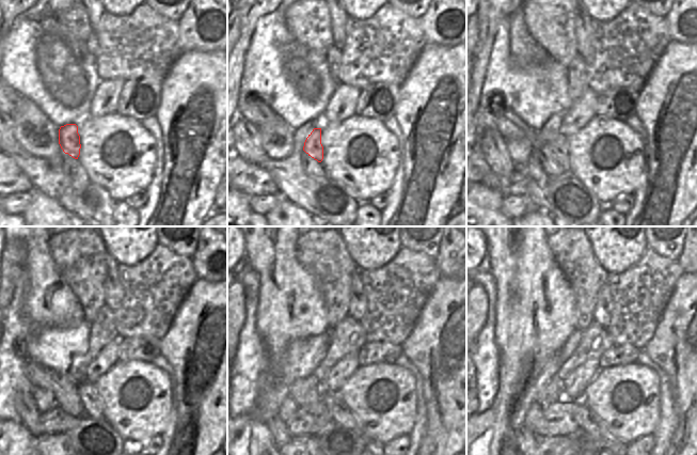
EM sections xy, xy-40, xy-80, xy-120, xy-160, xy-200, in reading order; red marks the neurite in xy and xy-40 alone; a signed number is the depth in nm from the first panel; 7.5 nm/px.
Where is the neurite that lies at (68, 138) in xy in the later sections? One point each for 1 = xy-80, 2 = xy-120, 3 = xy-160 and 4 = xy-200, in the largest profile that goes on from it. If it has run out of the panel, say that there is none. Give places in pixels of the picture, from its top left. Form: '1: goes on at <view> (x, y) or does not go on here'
1: goes on at xy-80 (558, 146)
2: goes on at xy-120 (92, 404)
3: goes on at xy-160 (337, 411)
4: goes on at xy-200 (587, 421)

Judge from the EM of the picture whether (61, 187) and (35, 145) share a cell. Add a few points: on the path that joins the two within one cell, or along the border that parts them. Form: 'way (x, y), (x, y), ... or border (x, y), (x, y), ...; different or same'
border (22, 148), (34, 157), (57, 158), (62, 156); different

